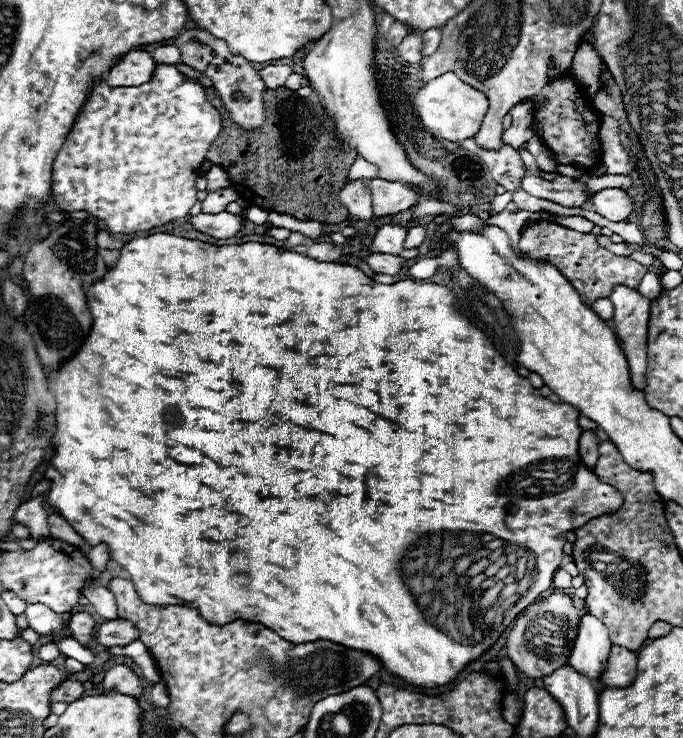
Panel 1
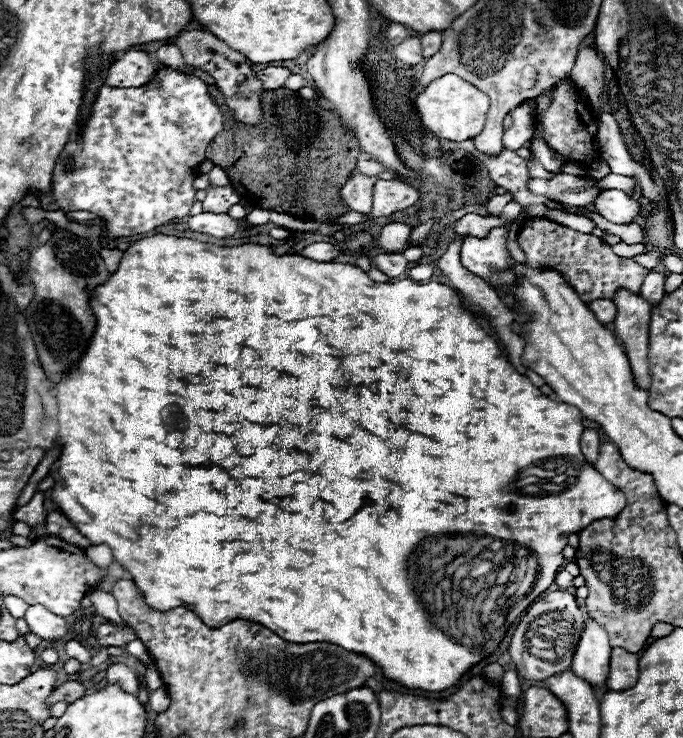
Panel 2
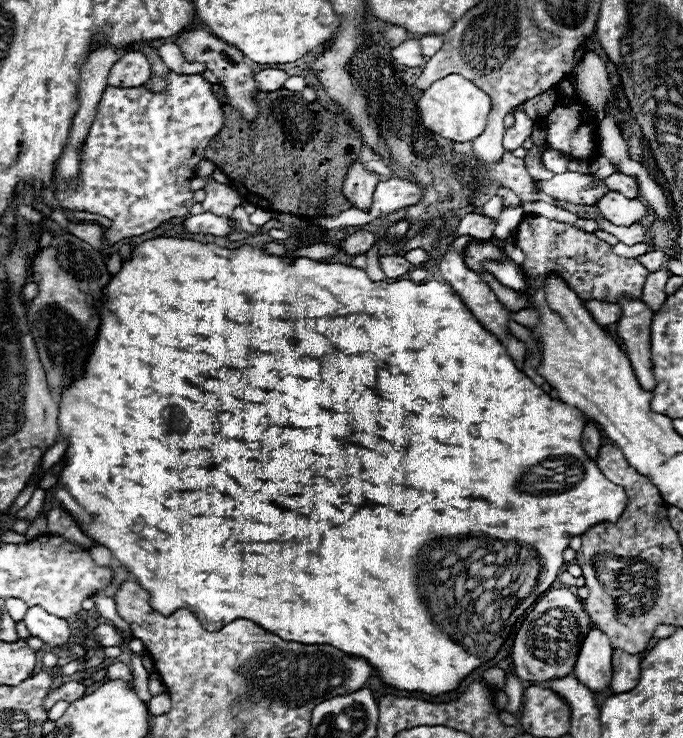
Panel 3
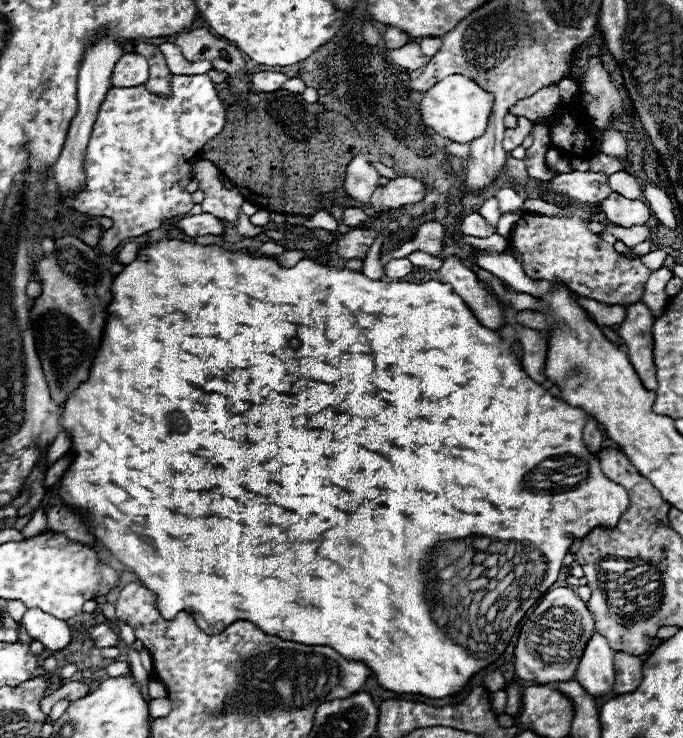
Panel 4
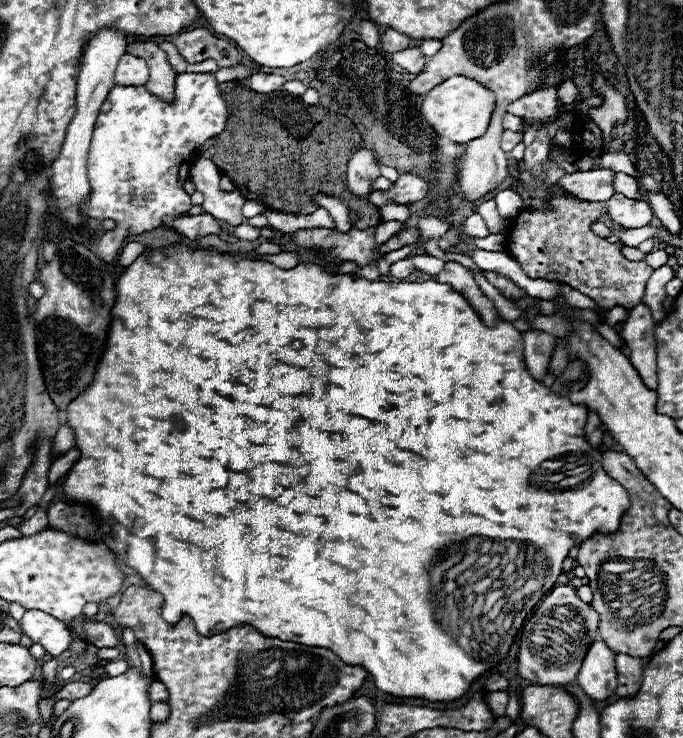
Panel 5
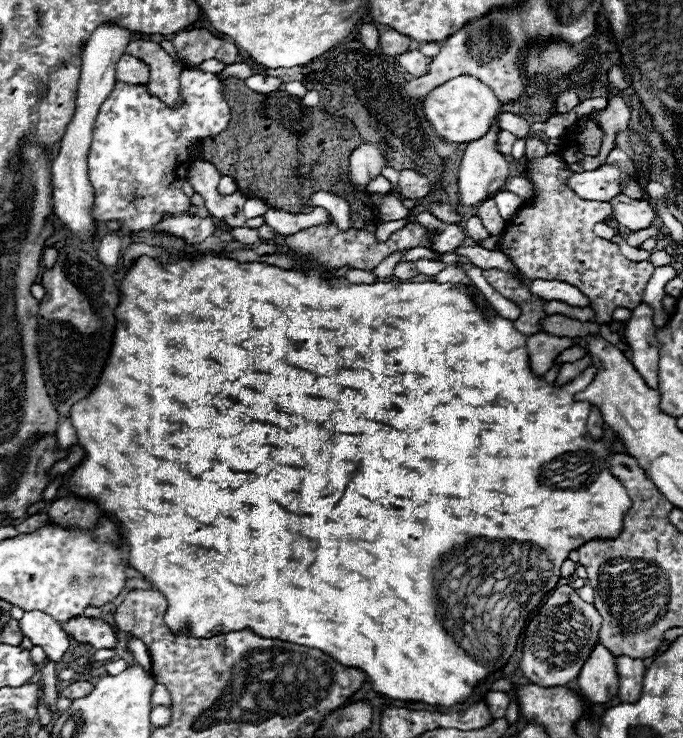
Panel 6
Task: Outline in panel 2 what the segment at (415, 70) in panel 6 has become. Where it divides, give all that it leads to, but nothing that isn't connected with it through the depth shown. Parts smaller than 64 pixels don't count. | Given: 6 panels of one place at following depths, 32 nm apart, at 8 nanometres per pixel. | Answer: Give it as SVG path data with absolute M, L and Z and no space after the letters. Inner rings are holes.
M408 36L400 46L394 48L394 56L396 56L396 60L400 60L404 64L410 64L410 66L420 64L424 60L420 36Z

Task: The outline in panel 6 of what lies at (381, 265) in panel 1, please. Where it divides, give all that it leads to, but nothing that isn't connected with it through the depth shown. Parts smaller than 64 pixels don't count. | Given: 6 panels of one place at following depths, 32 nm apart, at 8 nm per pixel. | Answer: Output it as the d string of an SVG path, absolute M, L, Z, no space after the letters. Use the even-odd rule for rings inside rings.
M398 262L398 264L394 266L394 276L400 278L400 280L408 280L408 278L412 278L414 274L418 274L414 262Z

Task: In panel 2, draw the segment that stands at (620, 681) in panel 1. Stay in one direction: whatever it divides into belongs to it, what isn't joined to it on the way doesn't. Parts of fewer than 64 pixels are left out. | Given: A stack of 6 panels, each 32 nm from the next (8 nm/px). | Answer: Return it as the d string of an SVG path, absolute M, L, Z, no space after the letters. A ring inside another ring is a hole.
M614 648L610 654L610 674L606 686L612 690L632 688L638 680L638 654Z

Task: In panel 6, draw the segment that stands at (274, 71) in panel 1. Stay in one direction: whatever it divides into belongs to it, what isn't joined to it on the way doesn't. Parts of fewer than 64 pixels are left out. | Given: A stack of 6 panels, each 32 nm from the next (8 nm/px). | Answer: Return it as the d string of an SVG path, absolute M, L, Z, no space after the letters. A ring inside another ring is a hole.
M254 74L250 78L244 80L246 86L254 92L260 92L260 94L268 94L272 90L278 90L282 86L282 78L278 76L266 76L266 74Z

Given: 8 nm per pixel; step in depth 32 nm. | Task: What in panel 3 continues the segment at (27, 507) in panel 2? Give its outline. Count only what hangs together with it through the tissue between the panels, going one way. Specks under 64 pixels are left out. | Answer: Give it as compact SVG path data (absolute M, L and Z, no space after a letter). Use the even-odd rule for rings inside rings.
M36 488L36 490L34 490L34 494L32 494L32 498L30 498L30 502L28 502L22 510L18 510L16 518L24 518L24 520L32 522L32 520L42 512L44 498L46 498L46 492L44 492L44 490L40 490L40 488Z

